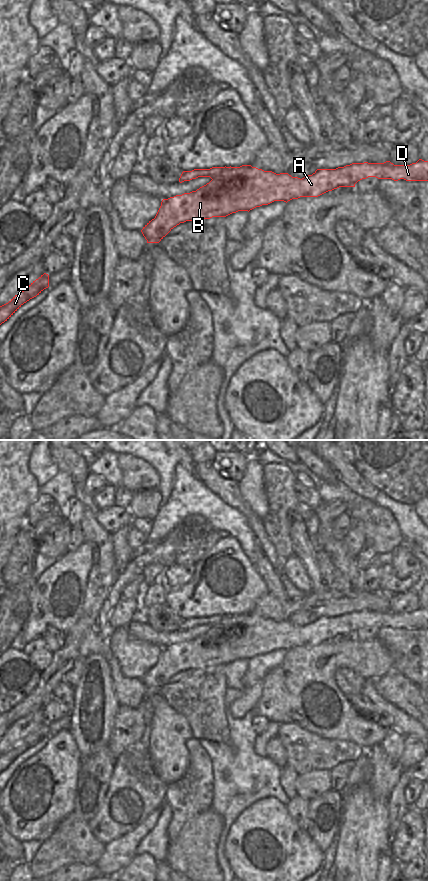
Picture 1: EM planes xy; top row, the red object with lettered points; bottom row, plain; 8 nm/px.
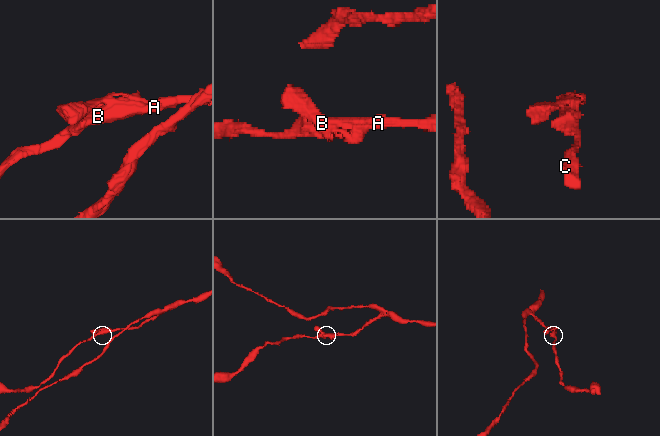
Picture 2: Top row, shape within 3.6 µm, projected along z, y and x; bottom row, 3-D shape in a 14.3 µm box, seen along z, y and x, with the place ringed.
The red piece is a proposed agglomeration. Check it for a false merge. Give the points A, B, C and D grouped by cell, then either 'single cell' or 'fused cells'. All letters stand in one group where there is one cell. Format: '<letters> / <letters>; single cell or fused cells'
A B C D; single cell

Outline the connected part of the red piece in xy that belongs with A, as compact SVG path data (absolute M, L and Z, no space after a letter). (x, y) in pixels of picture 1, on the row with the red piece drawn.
M419 159L410 165L394 165L390 161L384 163L352 163L336 169L317 169L312 175L302 179L292 177L288 173L276 174L264 171L251 165L240 167L212 167L210 169L194 169L183 171L179 182L190 181L198 177L210 177L212 180L196 191L163 199L154 219L141 230L147 243L159 243L174 227L186 221L202 221L212 217L226 217L238 211L250 211L274 201L288 202L300 197L318 197L339 187L355 187L355 184L368 177L392 179L398 181L428 181L428 161Z

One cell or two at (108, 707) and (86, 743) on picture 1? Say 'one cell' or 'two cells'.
one cell

